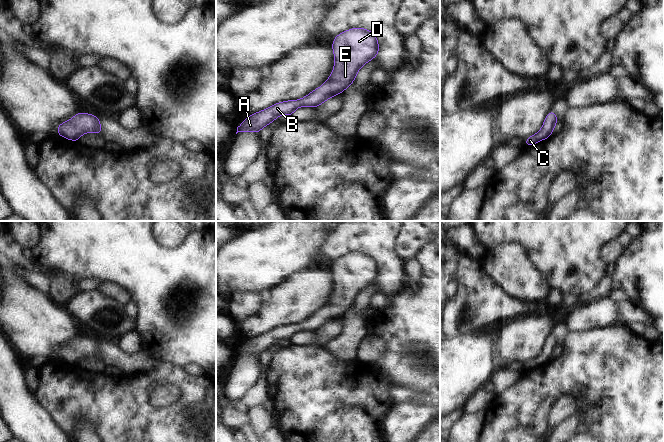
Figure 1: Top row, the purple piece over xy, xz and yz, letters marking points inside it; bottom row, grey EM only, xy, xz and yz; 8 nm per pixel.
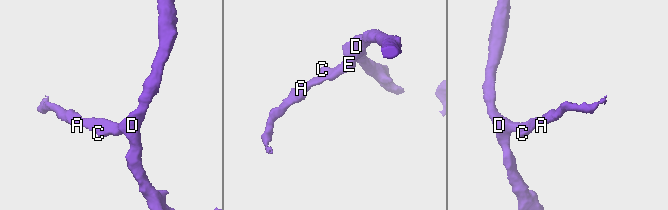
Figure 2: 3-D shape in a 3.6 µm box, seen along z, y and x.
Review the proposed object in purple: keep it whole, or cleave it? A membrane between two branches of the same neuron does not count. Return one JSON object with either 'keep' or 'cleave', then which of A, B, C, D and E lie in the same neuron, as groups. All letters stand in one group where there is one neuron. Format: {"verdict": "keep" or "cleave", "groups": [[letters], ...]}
{"verdict": "keep", "groups": [["A", "B", "C", "D", "E"]]}

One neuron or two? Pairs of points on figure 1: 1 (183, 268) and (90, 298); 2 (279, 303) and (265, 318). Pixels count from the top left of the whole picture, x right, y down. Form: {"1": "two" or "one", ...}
{"1": "two", "2": "one"}

